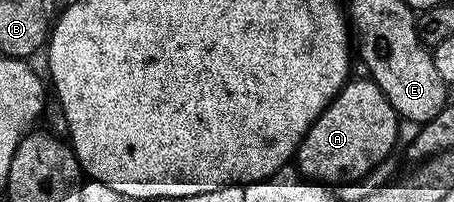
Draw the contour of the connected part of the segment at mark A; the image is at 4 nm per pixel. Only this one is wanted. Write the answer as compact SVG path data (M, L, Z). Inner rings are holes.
M369 77L363 79L352 78L343 84L343 88L335 94L325 110L317 117L317 121L305 133L305 137L299 142L299 149L295 154L295 163L299 165L298 174L304 180L314 181L318 184L338 185L349 183L363 178L364 175L374 171L380 163L388 158L394 147L399 143L400 117L389 105L385 93Z

